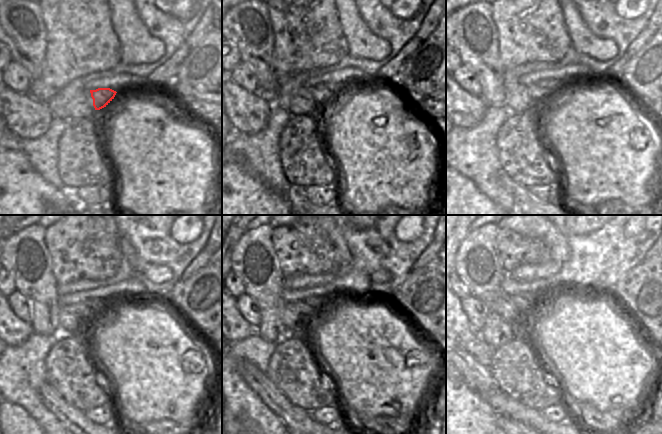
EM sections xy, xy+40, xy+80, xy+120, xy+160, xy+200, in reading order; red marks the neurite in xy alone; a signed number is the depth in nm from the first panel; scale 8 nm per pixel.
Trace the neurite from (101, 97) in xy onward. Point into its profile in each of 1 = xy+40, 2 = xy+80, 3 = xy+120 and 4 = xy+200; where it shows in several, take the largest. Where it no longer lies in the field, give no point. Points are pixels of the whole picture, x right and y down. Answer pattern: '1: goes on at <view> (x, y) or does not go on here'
1: goes on at xy+40 (322, 93)
2: goes on at xy+80 (538, 91)
3: goes on at xy+120 (85, 310)
4: goes on at xy+200 (507, 306)

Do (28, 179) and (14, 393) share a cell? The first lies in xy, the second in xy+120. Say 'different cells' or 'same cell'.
different cells

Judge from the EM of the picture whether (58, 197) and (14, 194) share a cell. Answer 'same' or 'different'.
same

